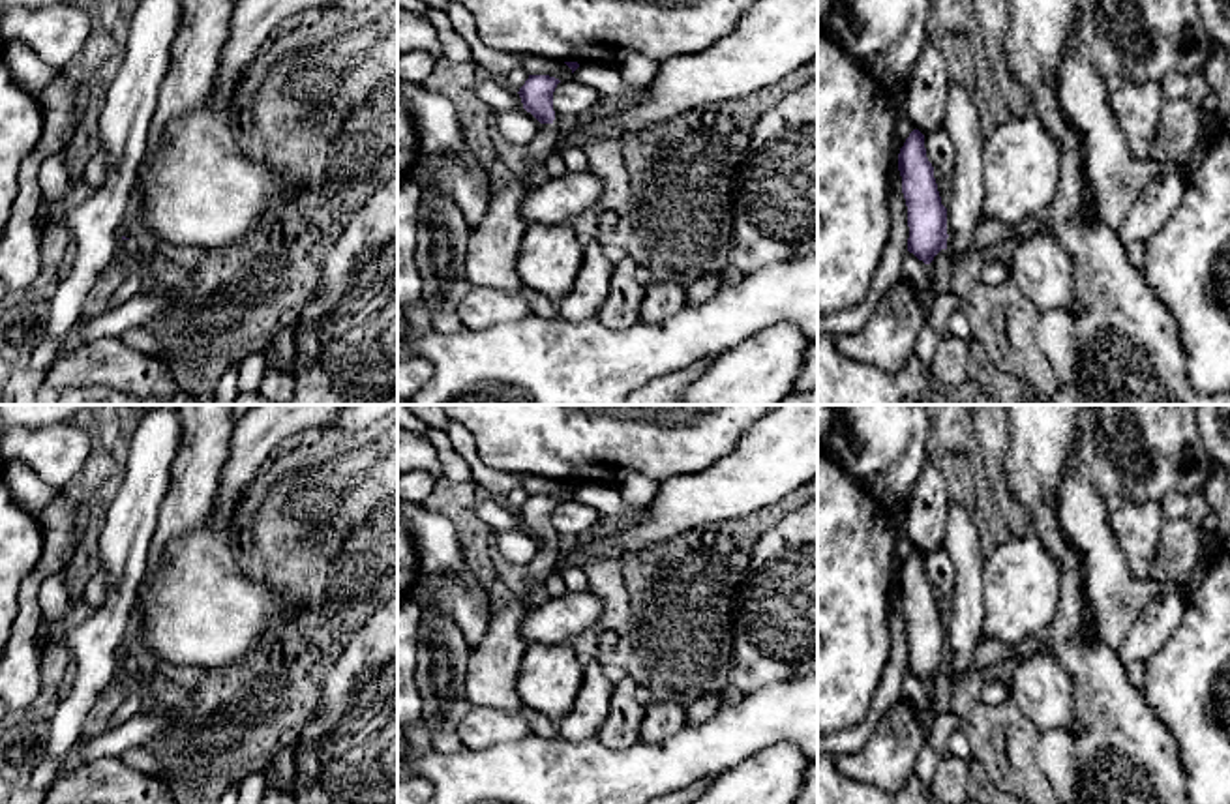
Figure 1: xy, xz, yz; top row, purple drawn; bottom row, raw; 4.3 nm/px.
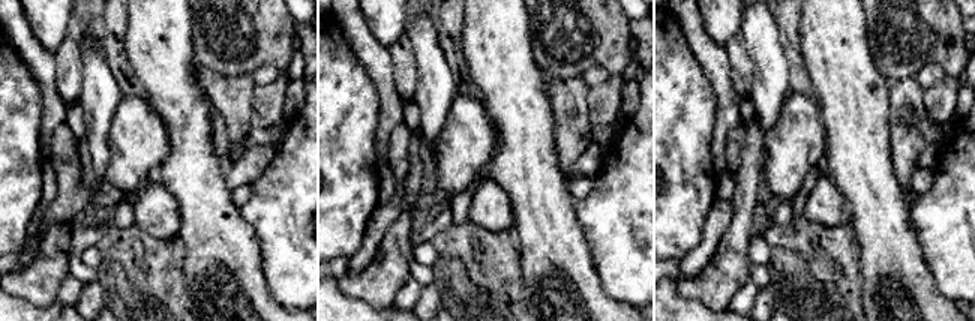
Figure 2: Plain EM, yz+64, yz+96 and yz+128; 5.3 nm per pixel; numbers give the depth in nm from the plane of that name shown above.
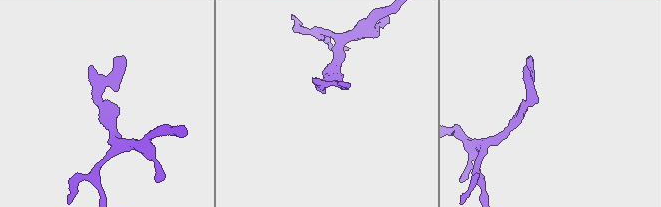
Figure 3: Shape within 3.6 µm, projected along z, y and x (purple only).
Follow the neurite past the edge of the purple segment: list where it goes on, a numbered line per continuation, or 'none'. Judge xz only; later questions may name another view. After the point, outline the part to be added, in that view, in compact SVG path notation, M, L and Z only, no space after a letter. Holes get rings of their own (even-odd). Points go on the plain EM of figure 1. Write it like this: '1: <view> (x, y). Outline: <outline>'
1: xz (546, 561). Outline: M542 543L534 558L527 564L527 585L544 585L557 572L561 557L551 543Z

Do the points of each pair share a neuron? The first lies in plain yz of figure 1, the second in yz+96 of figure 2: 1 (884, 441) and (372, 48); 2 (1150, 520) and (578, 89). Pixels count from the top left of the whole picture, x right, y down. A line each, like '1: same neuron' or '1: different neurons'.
1: different neurons
2: same neuron

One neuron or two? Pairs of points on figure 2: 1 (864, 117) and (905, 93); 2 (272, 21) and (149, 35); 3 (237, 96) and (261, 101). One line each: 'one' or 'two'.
1: two
2: two
3: two

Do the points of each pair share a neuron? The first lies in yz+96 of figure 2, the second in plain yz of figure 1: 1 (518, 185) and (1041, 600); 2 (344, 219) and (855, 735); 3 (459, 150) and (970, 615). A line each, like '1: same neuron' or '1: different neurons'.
1: different neurons
2: different neurons
3: different neurons

